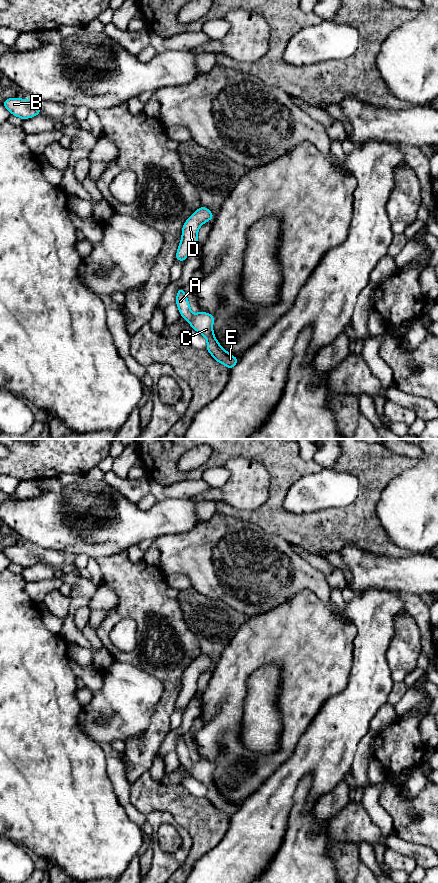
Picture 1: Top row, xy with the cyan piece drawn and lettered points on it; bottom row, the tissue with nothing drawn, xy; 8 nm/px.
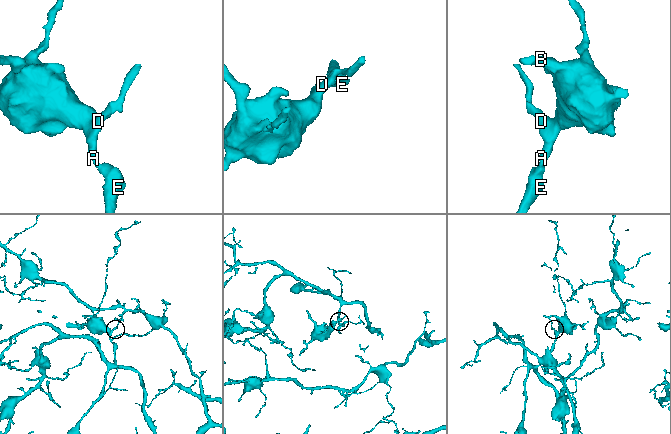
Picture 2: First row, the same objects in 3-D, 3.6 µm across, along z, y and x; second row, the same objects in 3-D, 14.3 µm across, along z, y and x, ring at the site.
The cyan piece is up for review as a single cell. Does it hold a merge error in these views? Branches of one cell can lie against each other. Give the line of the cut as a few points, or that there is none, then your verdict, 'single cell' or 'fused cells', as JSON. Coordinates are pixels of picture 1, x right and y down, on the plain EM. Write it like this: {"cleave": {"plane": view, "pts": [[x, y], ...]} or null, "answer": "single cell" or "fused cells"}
{"cleave": null, "answer": "single cell"}

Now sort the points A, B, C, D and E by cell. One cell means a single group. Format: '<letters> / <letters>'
A B C D E

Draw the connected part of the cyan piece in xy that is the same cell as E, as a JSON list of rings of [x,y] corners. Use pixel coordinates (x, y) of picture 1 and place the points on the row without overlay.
[[[184,735],[179,736],[175,751],[178,754],[181,765],[190,770],[189,774],[192,777],[206,786],[206,797],[212,803],[212,805],[218,811],[224,812],[229,818],[231,818],[237,812],[240,806],[236,806],[231,803],[217,789],[213,780],[215,765],[212,762],[203,759],[199,759],[194,763],[191,760],[189,748],[184,740]]]

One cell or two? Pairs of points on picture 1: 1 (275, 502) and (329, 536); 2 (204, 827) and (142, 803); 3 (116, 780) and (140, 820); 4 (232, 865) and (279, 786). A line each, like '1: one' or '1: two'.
1: one
2: one
3: one
4: one

